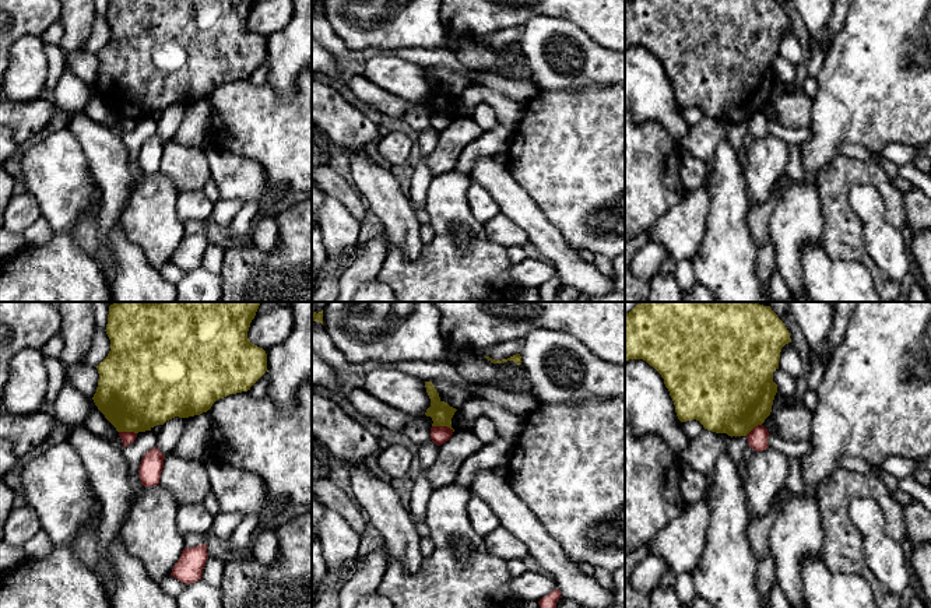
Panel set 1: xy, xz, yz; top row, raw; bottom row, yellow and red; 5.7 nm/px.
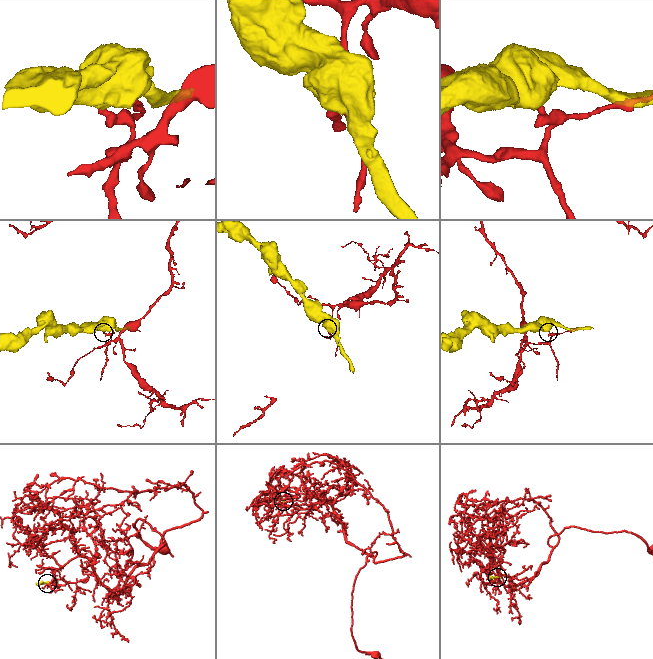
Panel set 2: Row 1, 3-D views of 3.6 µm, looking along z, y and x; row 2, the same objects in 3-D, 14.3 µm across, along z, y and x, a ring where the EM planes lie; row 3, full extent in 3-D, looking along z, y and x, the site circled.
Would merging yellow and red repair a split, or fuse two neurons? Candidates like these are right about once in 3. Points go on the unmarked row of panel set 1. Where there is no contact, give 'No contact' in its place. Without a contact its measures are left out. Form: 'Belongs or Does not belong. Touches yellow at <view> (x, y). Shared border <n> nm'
Does not belong. Touches yellow at xz (443, 112). Shared border 130 nm

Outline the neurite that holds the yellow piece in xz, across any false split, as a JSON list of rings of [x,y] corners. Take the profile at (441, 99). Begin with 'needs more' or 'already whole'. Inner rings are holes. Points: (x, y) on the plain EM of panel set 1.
already whole | [[[425,68],[425,74],[431,85],[431,94],[426,96],[425,102],[432,105],[432,113],[447,113],[453,116],[452,105],[457,96],[440,87],[432,68]]]

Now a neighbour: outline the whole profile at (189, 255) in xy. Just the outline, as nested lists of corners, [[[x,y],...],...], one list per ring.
[[[207,231],[185,235],[175,250],[171,263],[185,271],[201,267],[204,252],[208,246]]]

